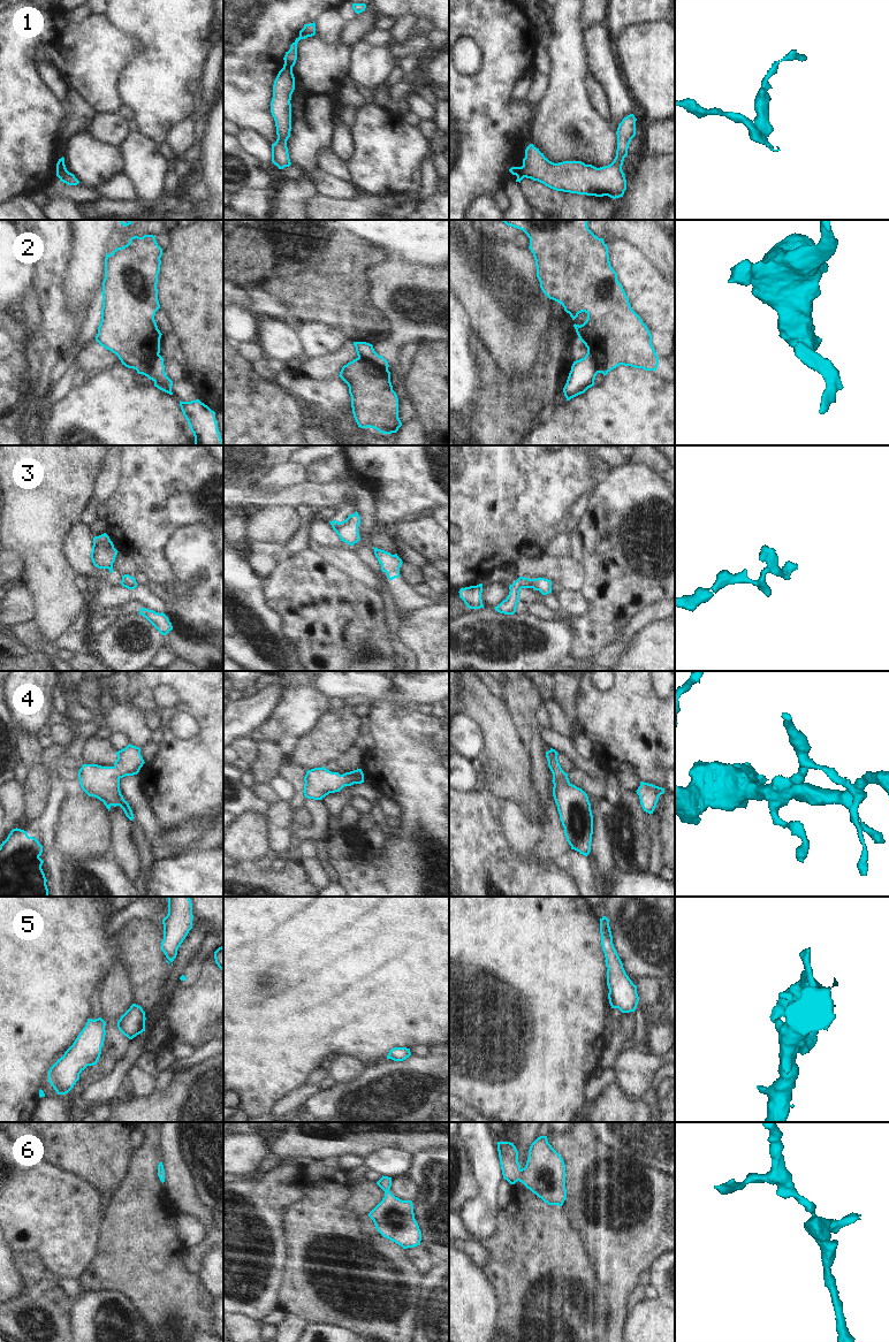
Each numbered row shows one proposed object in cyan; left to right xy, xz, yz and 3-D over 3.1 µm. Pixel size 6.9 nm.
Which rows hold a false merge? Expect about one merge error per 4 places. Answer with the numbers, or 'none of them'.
1, 2.

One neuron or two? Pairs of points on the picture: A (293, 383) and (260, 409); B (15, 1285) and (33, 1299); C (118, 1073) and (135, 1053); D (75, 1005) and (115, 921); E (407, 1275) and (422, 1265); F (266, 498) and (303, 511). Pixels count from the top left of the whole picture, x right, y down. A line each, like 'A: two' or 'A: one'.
A: two
B: two
C: one
D: two
E: two
F: two

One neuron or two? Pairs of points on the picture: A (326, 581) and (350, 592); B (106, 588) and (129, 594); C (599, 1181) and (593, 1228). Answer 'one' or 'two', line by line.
A: one
B: one
C: one

